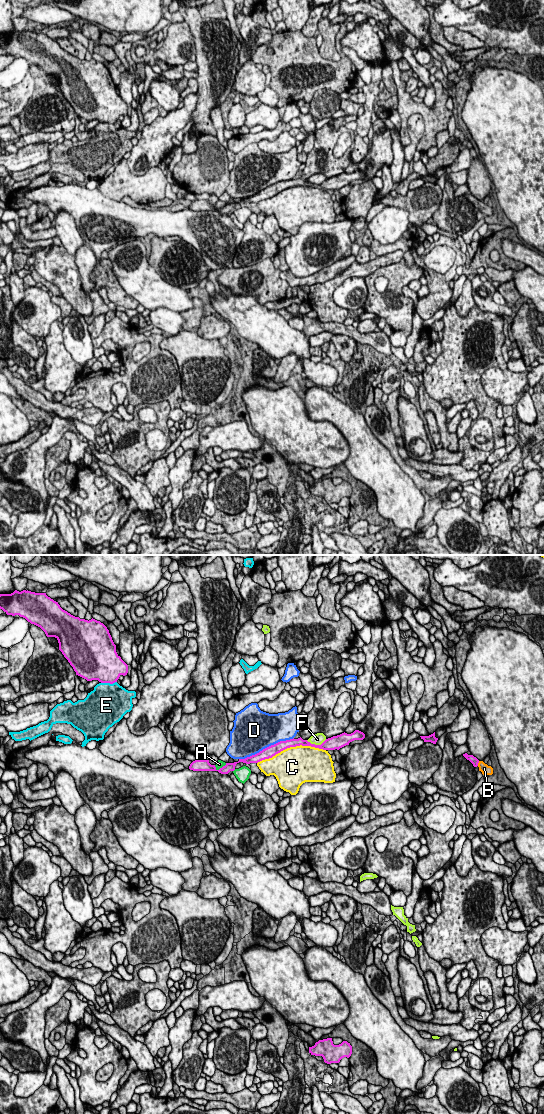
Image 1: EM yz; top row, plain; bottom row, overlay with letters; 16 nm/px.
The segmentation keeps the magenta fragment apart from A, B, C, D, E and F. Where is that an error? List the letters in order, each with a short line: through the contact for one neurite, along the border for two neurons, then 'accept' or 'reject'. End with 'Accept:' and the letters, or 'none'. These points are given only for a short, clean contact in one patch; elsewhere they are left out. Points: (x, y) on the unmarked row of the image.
A: reject
B: accept
C: reject
D: reject
E: reject
F: reject
Accept: B

